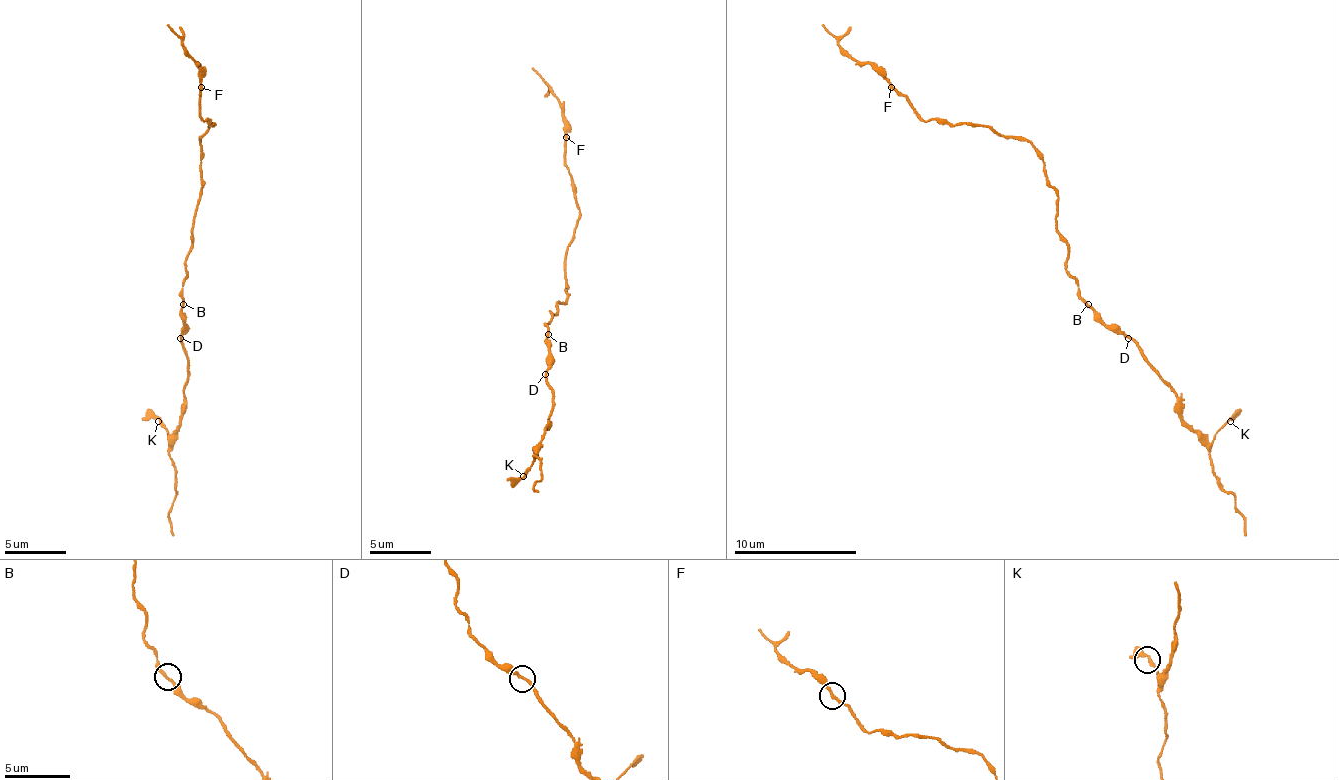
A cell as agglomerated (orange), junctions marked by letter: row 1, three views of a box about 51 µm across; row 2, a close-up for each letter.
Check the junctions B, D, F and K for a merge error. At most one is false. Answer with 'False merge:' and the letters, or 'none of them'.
False merge: none of them

